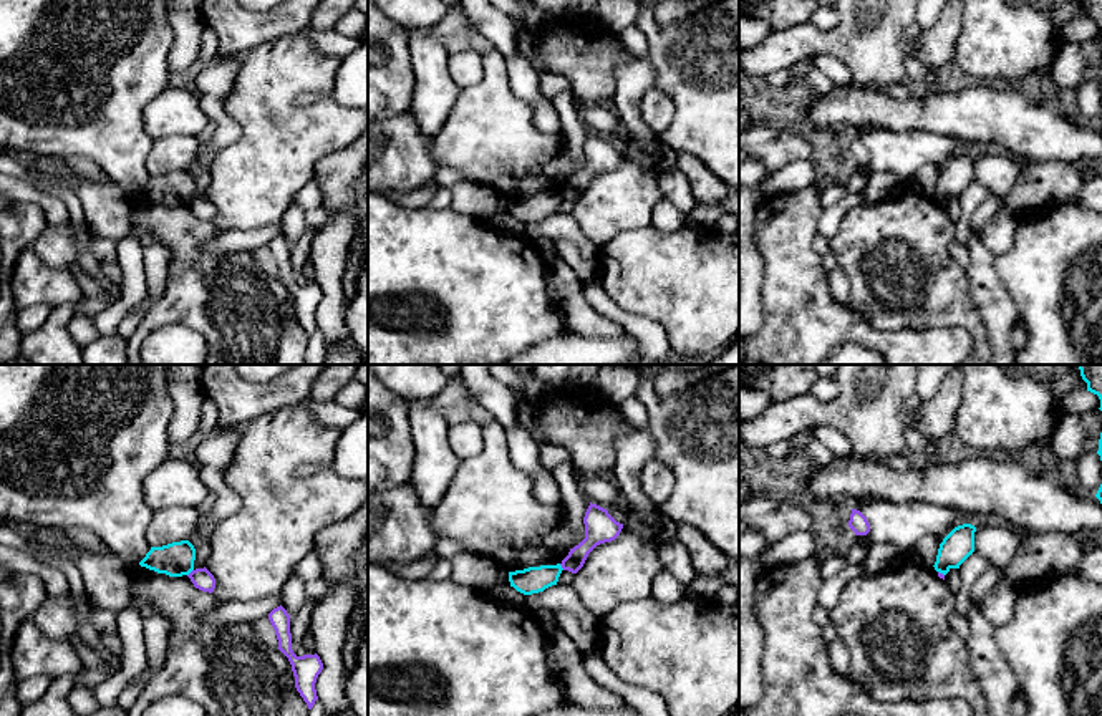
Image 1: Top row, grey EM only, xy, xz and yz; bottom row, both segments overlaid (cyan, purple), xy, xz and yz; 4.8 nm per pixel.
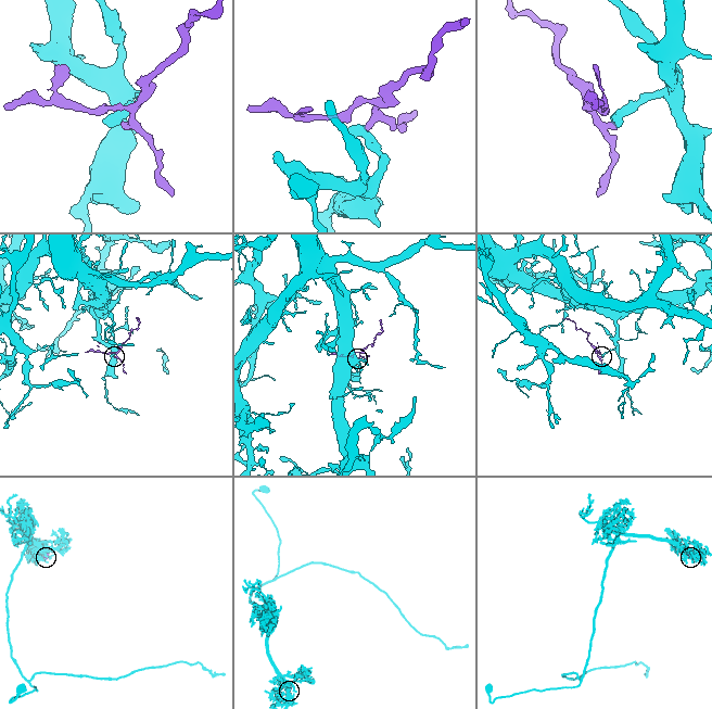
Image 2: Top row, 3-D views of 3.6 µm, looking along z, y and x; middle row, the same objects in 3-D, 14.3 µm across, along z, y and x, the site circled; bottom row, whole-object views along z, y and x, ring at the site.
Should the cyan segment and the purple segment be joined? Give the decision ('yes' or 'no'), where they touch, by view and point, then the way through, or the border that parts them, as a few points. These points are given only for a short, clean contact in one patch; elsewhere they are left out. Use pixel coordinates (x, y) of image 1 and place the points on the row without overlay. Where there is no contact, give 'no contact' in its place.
no | xy (191, 199) | along xy (193, 198), (188, 204)

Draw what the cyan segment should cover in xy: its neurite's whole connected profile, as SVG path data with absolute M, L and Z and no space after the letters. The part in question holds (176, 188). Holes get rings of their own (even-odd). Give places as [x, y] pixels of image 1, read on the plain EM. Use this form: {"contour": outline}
{"contour": "M181 169L162 176L151 176L139 194L169 206L182 206L194 199L194 189L194 174L189 169Z"}

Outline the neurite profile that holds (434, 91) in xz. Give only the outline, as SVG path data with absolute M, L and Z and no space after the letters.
M434 35L409 38L409 56L416 85L408 113L423 134L434 138L444 126L461 88L449 76L449 53Z

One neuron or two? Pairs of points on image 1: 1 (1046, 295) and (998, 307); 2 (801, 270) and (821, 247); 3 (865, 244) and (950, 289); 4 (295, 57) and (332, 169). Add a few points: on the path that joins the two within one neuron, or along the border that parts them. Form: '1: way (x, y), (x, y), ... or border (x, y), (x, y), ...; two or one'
1: border (996, 269), (1019, 320); two
2: border (817, 232), (814, 251), (821, 257); two
3: way (887, 256), (917, 285), (928, 289); one
4: border (350, 143), (328, 153), (317, 164), (314, 178); two

